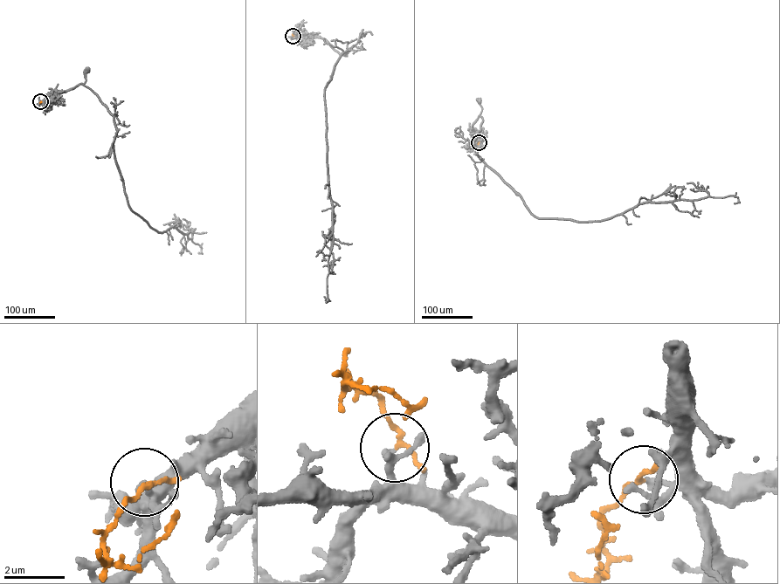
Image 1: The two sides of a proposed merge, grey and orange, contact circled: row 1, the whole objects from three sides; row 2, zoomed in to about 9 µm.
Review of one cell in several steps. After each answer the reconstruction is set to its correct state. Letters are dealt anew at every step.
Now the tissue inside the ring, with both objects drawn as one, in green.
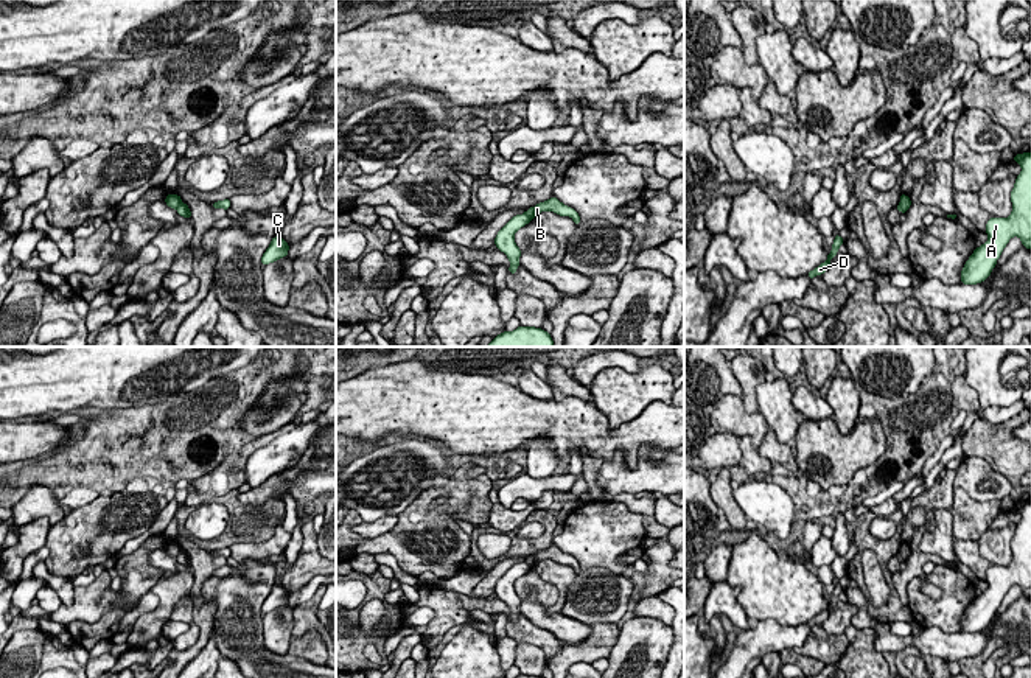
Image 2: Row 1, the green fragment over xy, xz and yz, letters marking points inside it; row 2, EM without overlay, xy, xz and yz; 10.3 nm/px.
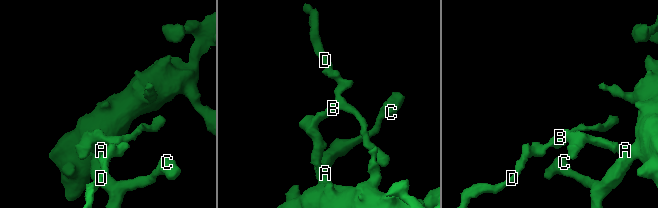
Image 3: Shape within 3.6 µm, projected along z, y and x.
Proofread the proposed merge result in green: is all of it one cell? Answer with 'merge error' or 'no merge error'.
merge error

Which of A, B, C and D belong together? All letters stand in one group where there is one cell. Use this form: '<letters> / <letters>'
A C / B D

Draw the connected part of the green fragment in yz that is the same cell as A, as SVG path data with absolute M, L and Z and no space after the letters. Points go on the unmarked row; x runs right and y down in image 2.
M1031 501L1012 505L1022 519L1011 540L1012 560L1008 566L991 566L986 572L987 589L977 596L961 619L963 633L977 633L991 624L1003 597L1012 585L1019 585L1031 599Z

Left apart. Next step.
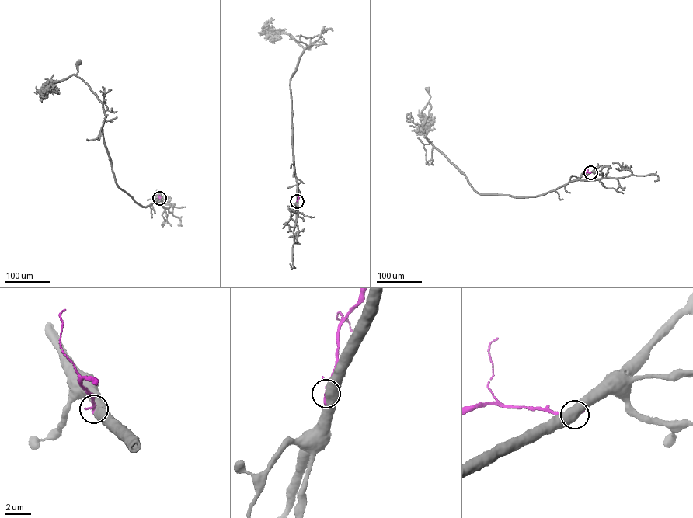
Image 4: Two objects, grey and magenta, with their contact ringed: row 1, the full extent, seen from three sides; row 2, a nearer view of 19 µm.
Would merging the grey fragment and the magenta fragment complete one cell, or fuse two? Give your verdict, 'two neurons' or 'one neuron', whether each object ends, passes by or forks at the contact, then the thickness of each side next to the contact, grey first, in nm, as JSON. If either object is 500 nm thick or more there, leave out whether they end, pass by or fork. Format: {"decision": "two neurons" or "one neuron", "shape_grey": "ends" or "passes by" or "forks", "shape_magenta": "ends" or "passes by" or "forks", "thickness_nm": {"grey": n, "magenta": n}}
{"decision": "one neuron", "thickness_nm": {"grey": 550, "magenta": 220}}

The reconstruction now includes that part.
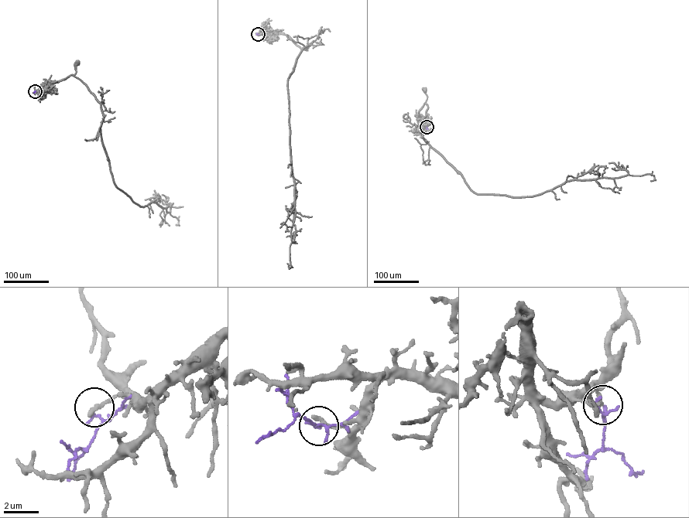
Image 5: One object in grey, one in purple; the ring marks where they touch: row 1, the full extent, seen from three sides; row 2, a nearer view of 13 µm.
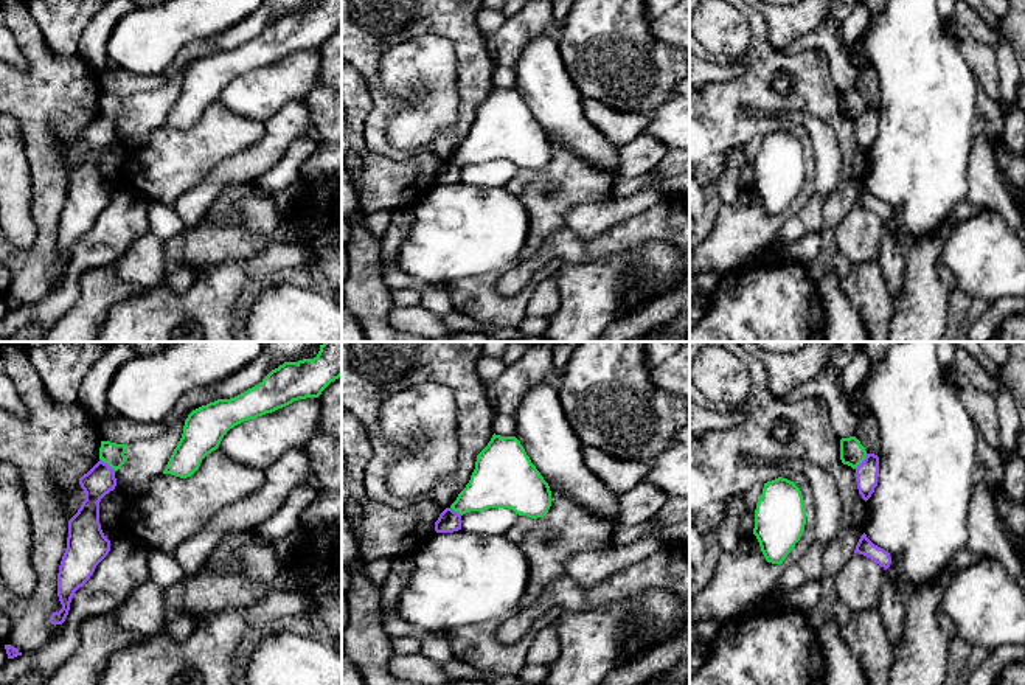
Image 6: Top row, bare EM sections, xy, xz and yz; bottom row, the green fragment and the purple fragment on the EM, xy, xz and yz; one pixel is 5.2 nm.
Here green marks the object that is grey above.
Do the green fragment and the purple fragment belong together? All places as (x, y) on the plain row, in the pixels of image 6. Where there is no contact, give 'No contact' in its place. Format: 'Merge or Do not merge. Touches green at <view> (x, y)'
Do not merge. Touches green at xy (107, 115)

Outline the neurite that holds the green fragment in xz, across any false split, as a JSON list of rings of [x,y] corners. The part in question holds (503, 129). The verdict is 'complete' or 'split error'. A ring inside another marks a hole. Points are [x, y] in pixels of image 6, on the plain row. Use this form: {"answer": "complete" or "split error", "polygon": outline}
{"answer": "complete", "polygon": [[[492,87],[477,107],[466,140],[450,157],[458,166],[509,160],[531,171],[547,168],[551,143],[516,89]]]}

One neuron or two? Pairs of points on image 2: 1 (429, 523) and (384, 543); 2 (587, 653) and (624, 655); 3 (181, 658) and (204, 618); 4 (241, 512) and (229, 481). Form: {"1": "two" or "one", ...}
{"1": "one", "2": "two", "3": "one", "4": "two"}

